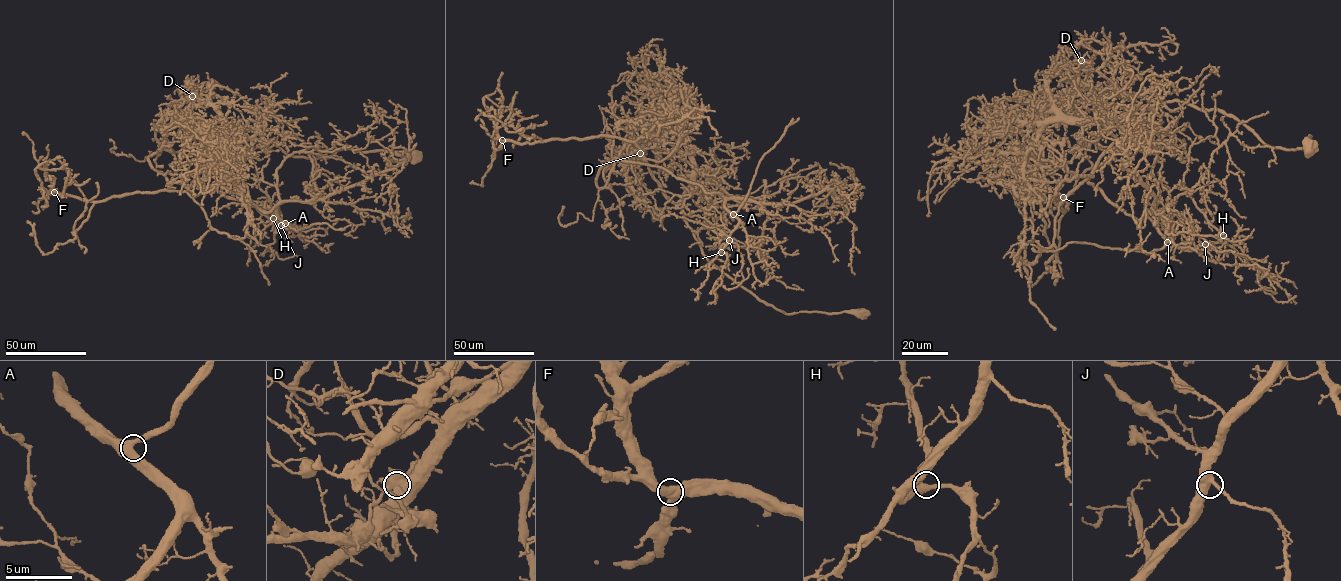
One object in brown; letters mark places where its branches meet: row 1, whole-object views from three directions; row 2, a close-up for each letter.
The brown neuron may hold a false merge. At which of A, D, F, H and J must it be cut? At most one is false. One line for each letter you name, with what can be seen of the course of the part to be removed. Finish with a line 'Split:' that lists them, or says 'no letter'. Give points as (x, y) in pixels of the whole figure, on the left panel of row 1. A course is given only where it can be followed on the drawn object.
D: Course of the part to remove: (192, 95), (155, 132), (148, 160), (168, 181), (264, 212), (405, 162), (406, 111), (389, 100)
Split: D

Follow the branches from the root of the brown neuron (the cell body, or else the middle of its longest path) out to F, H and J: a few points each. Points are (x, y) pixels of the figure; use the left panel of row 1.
F: (415, 156), (338, 149), (327, 157), (293, 157), (236, 124), (206, 151), (185, 190), (99, 201), (54, 192)
H: (415, 156), (293, 157), (236, 124), (262, 141), (262, 180), (291, 227), (273, 218)
J: (415, 156), (293, 157), (236, 124), (267, 150), (262, 180), (291, 227), (281, 225)

